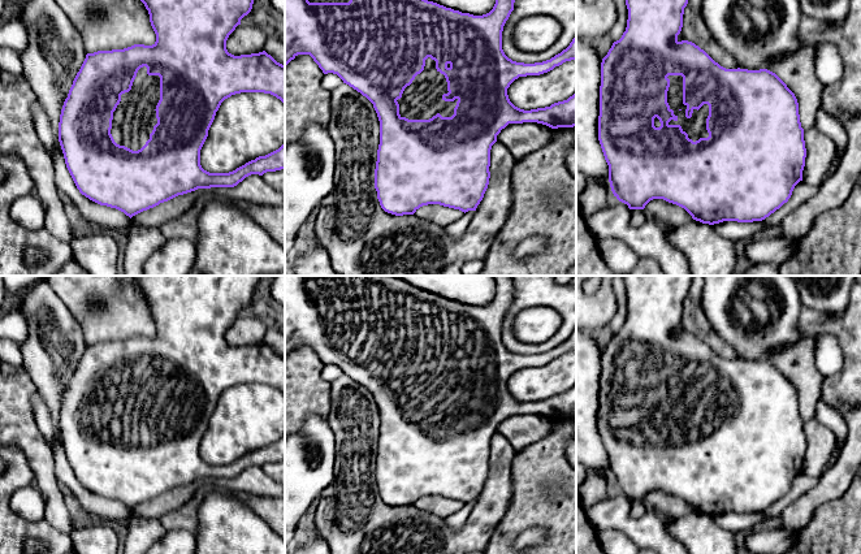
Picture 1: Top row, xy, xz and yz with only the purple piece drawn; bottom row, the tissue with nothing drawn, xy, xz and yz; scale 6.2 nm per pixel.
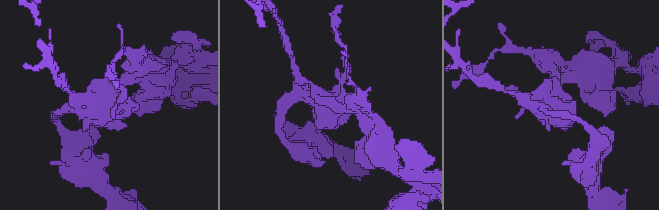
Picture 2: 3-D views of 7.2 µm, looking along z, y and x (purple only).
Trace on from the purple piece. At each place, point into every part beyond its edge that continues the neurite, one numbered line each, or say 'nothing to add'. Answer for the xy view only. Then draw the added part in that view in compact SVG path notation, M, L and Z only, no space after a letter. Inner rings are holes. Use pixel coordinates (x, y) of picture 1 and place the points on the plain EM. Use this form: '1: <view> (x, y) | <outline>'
1: xy (134, 410) | M138 362L131 381L121 386L113 403L111 425L114 433L133 442L140 441L157 415L156 397L160 391L160 368Z

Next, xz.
1: xz (423, 390) | M428 349L424 362L415 368L398 390L399 406L408 411L429 411L437 404L442 408L451 408L458 390L445 393L447 373L444 365L436 360L436 352Z

